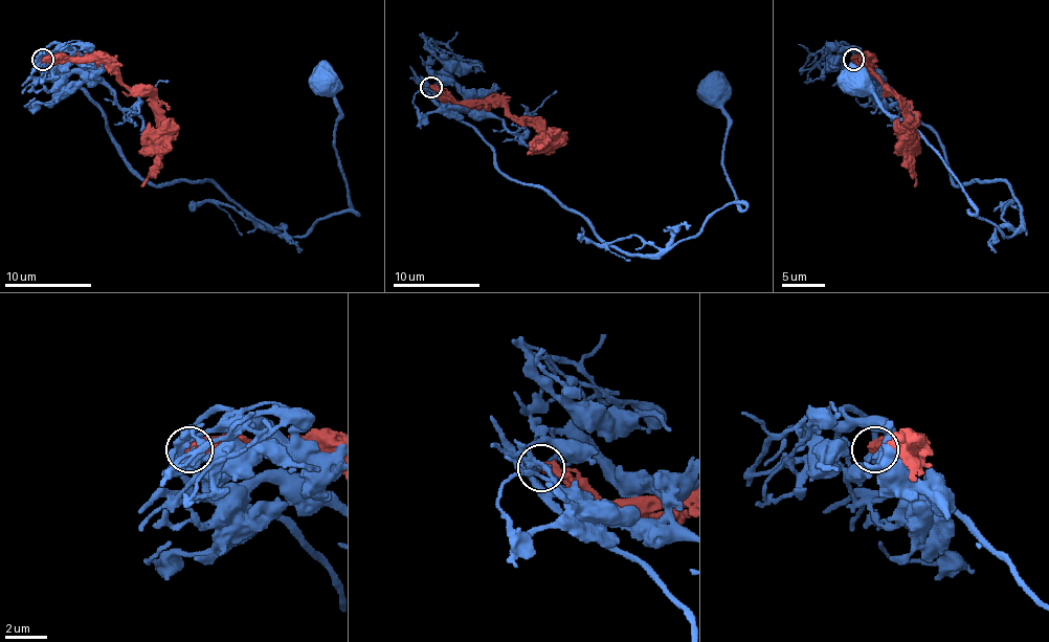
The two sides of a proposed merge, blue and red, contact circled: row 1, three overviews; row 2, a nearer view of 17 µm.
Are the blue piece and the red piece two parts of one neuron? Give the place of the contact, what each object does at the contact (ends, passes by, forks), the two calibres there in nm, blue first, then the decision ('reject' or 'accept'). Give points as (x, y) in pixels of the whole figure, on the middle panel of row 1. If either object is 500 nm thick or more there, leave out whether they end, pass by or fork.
at (430, 87); 380 nm thick on the blue side, 550 nm on the other; reject

